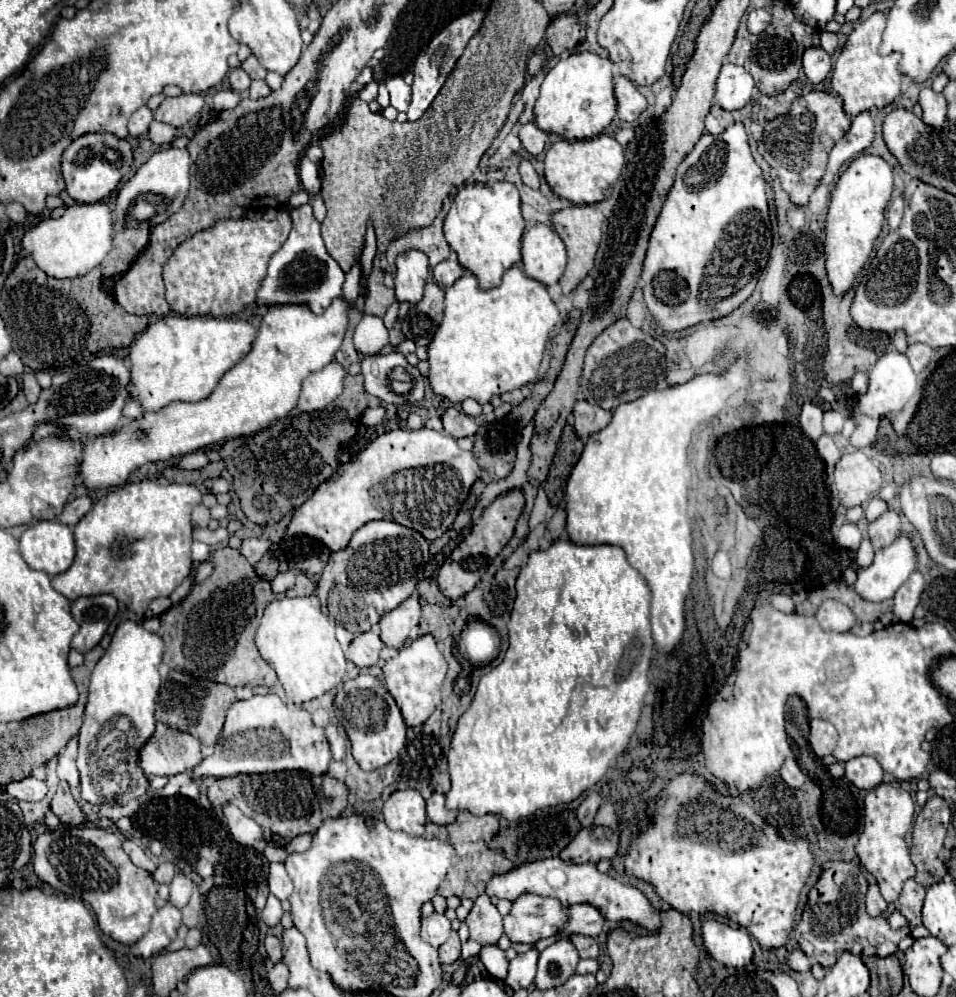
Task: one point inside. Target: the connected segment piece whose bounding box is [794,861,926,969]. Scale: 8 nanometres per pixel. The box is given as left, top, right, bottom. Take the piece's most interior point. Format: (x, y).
(835, 920)

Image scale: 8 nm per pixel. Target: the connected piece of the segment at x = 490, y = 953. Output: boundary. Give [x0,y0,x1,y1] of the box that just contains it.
[480,945,508,981]

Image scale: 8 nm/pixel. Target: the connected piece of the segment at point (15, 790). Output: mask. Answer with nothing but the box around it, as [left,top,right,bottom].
[4,777,46,801]

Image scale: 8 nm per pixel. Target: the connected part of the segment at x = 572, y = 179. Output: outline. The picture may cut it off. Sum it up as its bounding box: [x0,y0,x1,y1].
[544,135,626,205]

